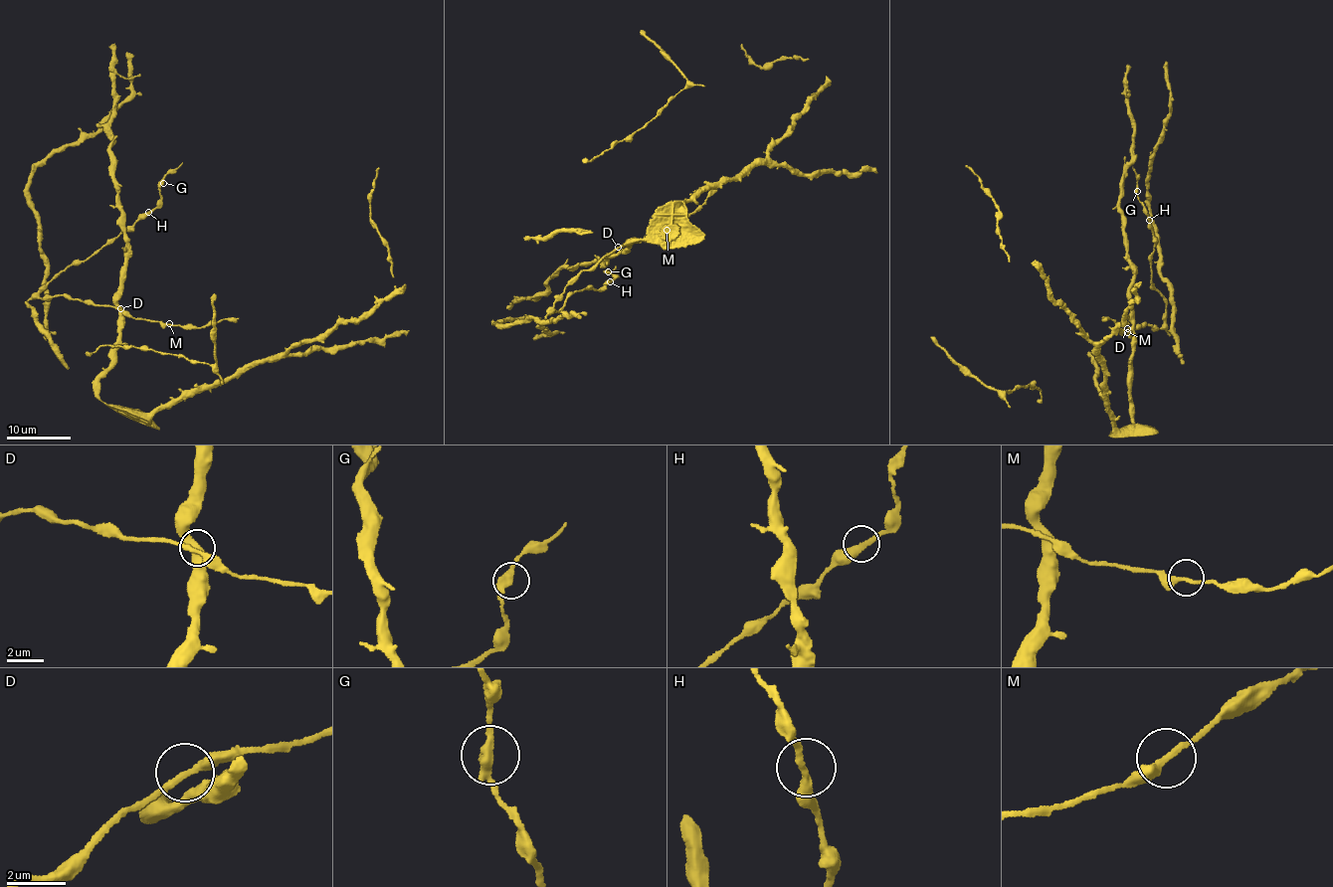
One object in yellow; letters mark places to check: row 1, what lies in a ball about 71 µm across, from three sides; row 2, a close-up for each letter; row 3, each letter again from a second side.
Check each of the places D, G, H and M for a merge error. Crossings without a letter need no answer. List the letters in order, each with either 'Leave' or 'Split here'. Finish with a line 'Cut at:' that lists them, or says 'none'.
D: Leave
G: Leave
H: Leave
M: Leave
Cut at: none

